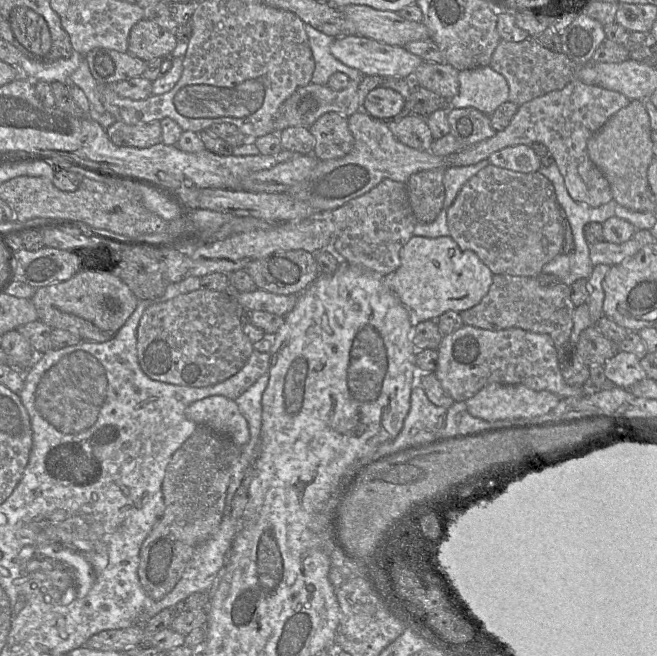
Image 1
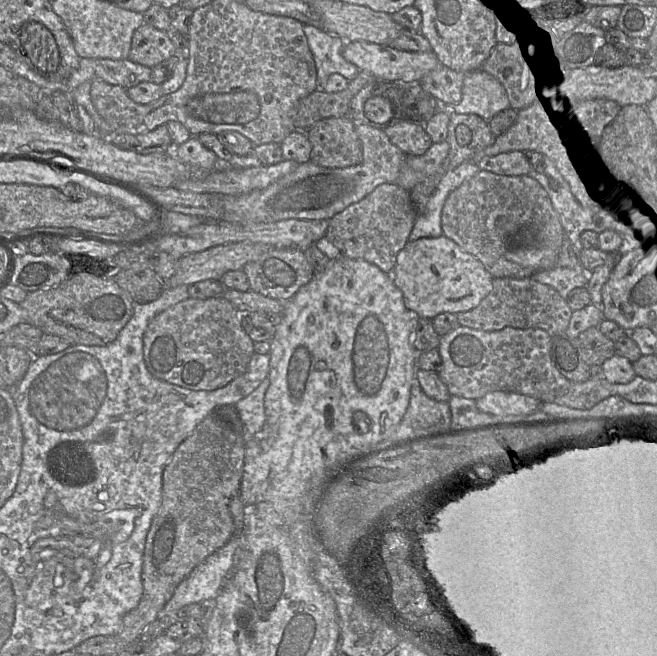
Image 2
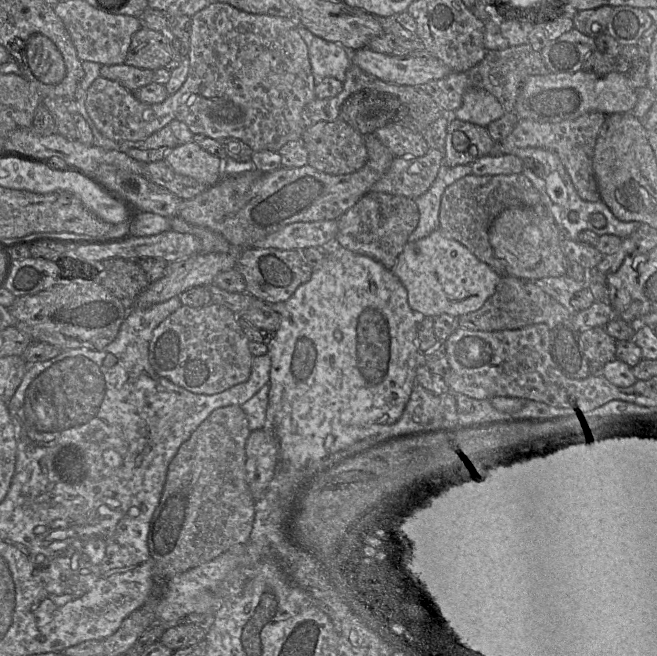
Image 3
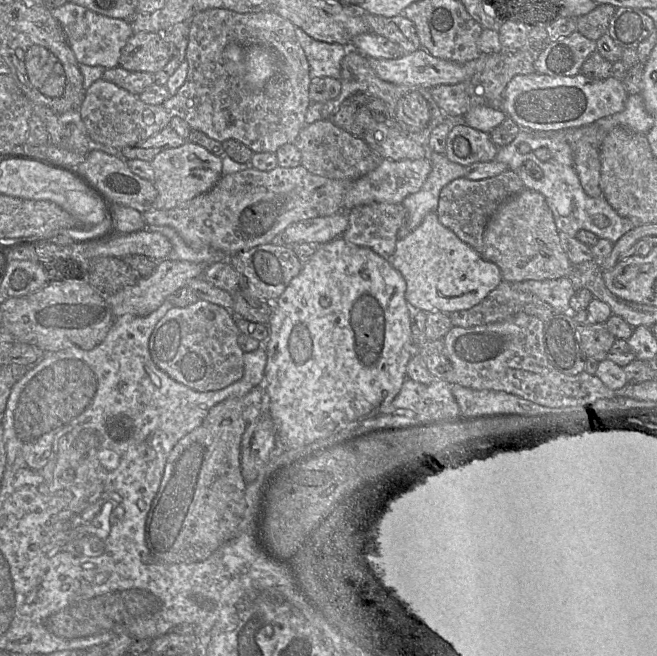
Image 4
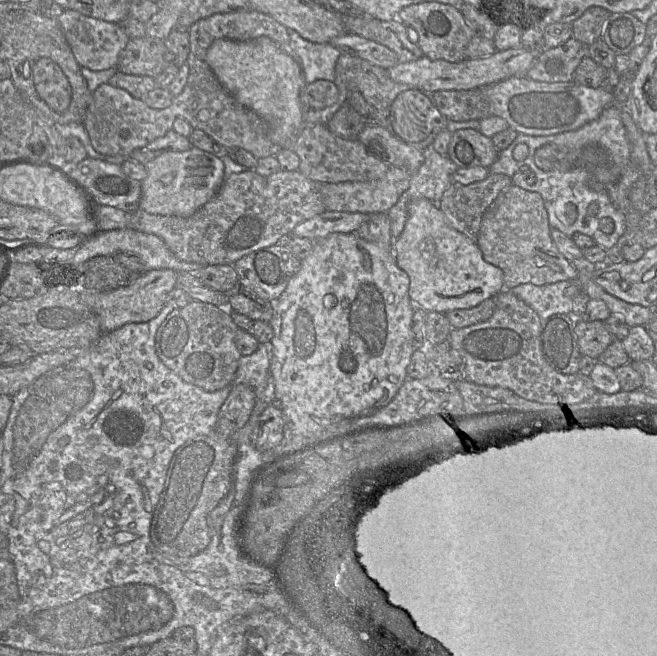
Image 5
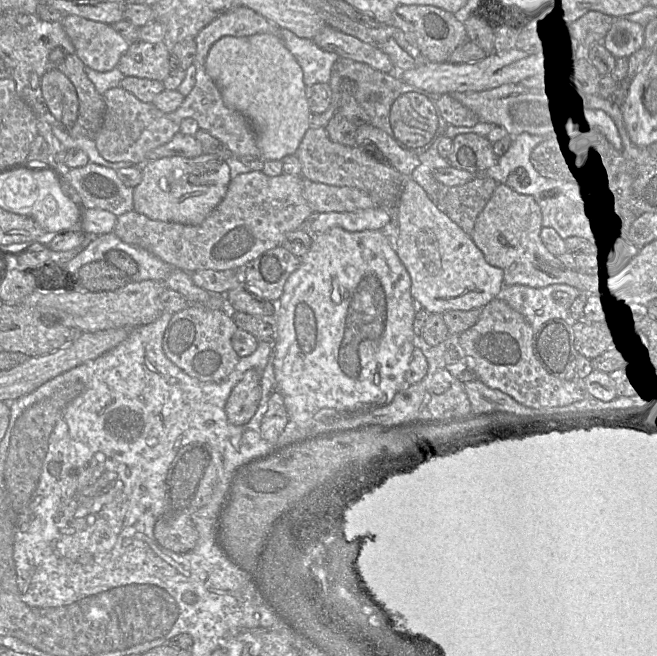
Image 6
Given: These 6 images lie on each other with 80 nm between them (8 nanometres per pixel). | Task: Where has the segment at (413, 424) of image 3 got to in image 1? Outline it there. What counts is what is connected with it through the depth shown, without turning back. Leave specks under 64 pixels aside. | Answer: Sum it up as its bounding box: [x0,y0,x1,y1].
[367,383,447,463]

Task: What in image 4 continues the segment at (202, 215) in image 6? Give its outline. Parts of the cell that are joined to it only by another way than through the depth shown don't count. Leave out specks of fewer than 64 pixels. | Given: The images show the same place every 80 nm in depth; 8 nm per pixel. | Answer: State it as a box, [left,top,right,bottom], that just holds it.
[151,141,222,210]

